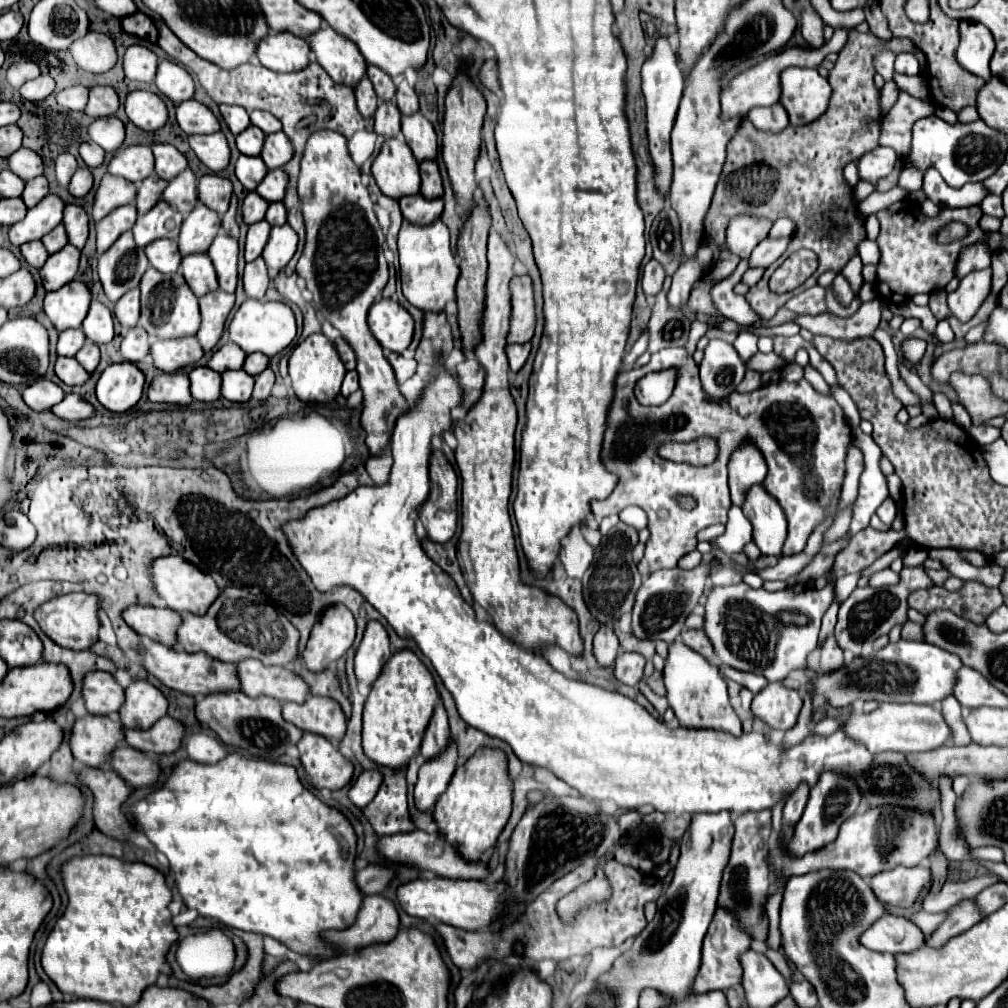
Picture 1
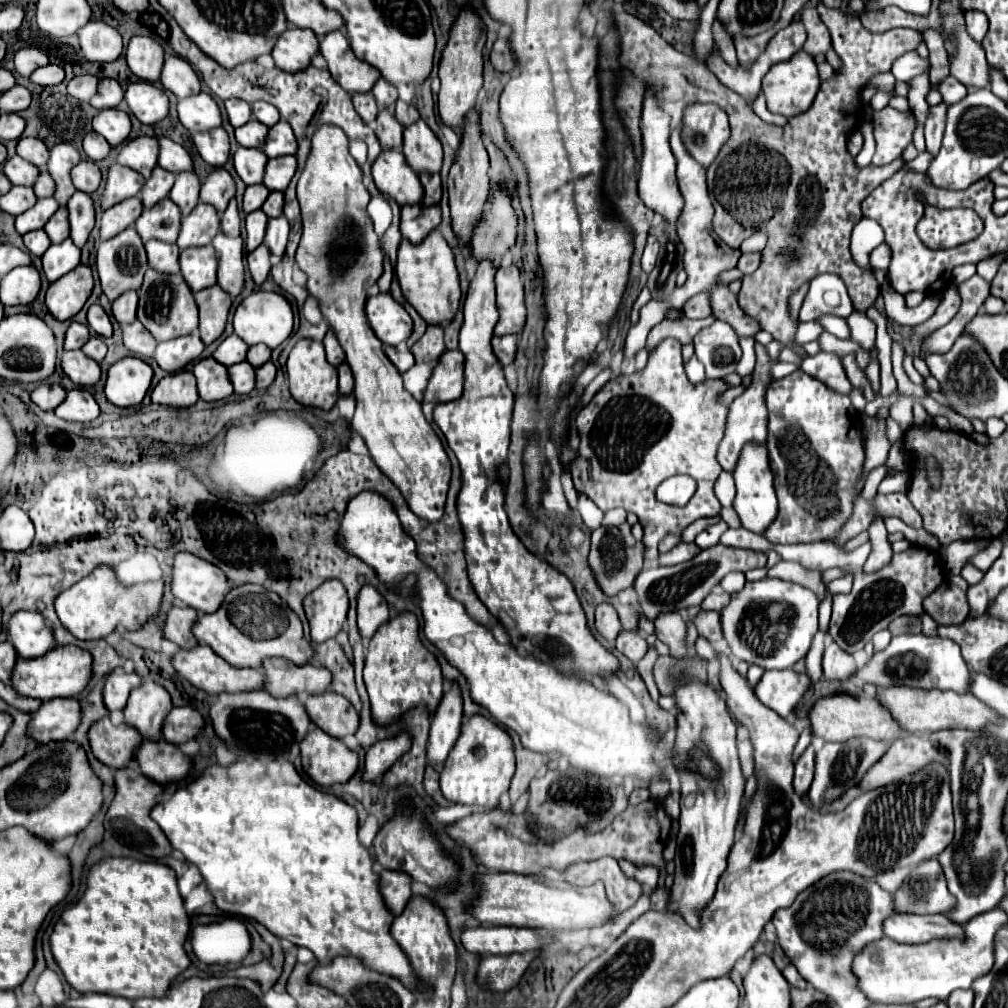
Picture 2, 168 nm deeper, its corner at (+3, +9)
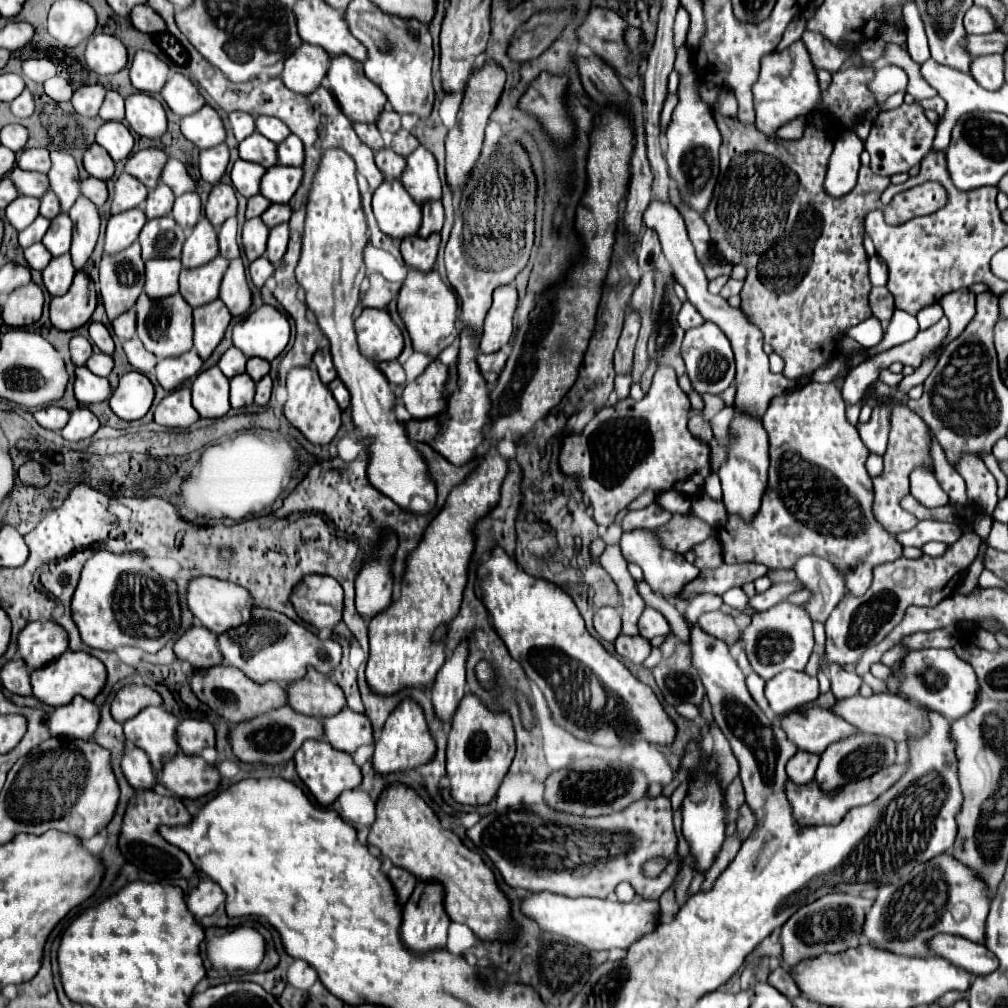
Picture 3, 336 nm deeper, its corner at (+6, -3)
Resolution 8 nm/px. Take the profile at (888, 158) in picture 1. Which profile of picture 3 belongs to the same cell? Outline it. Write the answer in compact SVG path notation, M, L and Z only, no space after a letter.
M917 101L911 105L903 103L901 107L891 111L881 111L865 141L865 149L871 153L873 173L885 177L891 177L895 173L907 173L913 165L921 163L921 159L931 151L935 133L937 125L925 117L925 111Z

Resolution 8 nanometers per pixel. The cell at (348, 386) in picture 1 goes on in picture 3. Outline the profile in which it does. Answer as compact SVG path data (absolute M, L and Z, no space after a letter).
M333 379L327 387L329 387L329 391L333 393L333 397L335 397L335 401L339 403L339 407L341 407L341 409L347 409L349 403L351 403L351 397L349 397L347 387L345 387L339 379Z

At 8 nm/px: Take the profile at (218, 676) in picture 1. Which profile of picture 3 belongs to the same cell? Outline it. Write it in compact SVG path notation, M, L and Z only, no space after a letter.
M217 665L211 669L195 671L195 675L189 679L189 683L191 683L193 693L199 697L199 701L209 705L217 713L221 713L229 725L251 721L251 719L267 713L269 709L275 709L275 707L281 707L287 703L287 691L279 683L269 681L269 683L259 685L259 683L251 681L243 671L239 671L237 667L229 667L229 665Z

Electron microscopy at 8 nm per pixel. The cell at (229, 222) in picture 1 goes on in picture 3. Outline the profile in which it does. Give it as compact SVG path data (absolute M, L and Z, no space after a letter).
M235 217L227 219L227 223L223 223L219 231L219 251L221 251L221 257L229 261L241 255L239 245L237 245L237 219Z

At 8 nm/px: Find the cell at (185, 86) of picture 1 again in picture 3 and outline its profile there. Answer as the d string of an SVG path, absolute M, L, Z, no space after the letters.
M179 73L171 75L171 79L161 91L161 97L169 105L169 109L179 117L187 117L205 105L205 99L197 91L197 87L185 75Z

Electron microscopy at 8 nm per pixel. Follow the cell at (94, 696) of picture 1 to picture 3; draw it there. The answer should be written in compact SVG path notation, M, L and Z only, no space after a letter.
M125 685L117 697L111 703L113 719L119 723L125 723L127 719L135 717L141 709L149 705L163 705L163 699L157 691L153 691L147 685Z

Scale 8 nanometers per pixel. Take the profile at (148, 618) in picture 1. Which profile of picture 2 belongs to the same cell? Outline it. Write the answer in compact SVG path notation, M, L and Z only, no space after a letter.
M172 607L166 615L166 621L162 625L164 637L174 641L178 647L186 649L196 645L196 639L190 631L190 625L194 625L194 619L198 617L198 611L192 607Z

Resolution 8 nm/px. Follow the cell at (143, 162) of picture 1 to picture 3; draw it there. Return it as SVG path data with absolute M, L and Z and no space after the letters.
M143 149L133 153L131 157L127 157L125 161L125 171L133 177L137 177L149 191L159 183L161 171L167 163L167 155L161 149Z

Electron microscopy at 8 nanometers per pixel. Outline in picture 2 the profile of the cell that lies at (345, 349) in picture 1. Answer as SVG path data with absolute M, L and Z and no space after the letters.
M328 331L328 333L326 333L326 337L324 337L324 347L326 347L326 357L328 357L328 361L330 361L332 365L340 365L340 363L346 359L346 355L344 355L344 351L342 351L336 335L334 335L334 331Z

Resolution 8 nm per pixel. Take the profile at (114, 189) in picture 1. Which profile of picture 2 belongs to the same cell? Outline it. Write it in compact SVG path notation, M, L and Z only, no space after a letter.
M118 163L110 165L108 175L106 175L104 193L102 193L102 209L106 211L112 205L120 203L122 199L138 195L138 191L142 189L142 183L144 183L144 177L138 175L136 171L122 167Z

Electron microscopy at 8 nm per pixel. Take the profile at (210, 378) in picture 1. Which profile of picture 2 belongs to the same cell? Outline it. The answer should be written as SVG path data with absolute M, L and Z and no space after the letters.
M206 357L194 363L192 373L198 381L198 395L204 401L220 401L232 395L230 379L226 375L226 367L220 365L216 359Z

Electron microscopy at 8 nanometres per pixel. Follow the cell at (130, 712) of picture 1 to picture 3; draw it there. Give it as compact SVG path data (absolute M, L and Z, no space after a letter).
M147 707L133 719L123 723L125 729L125 739L129 745L143 749L155 773L159 775L163 771L163 765L171 755L177 755L179 745L177 745L177 725L179 719L171 715L163 707Z

